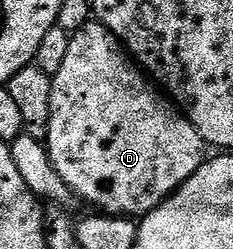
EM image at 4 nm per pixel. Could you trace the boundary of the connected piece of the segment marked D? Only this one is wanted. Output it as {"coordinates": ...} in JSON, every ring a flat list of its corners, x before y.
{"coordinates":[[98,22,71,33,61,70,51,78,47,153,72,193,115,218,142,218,170,198,205,159,201,134,136,65,119,37]]}

